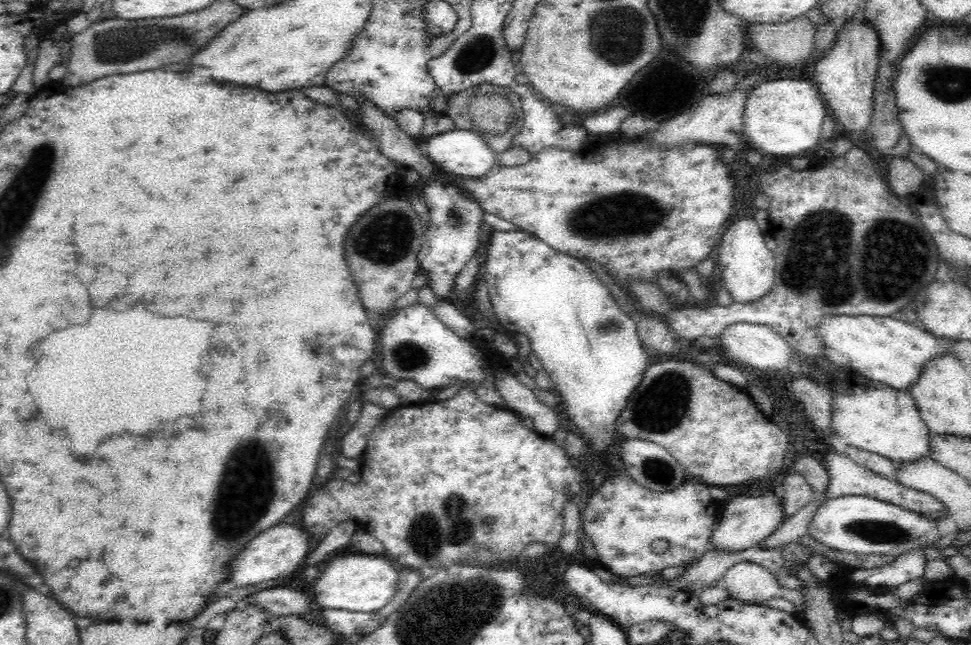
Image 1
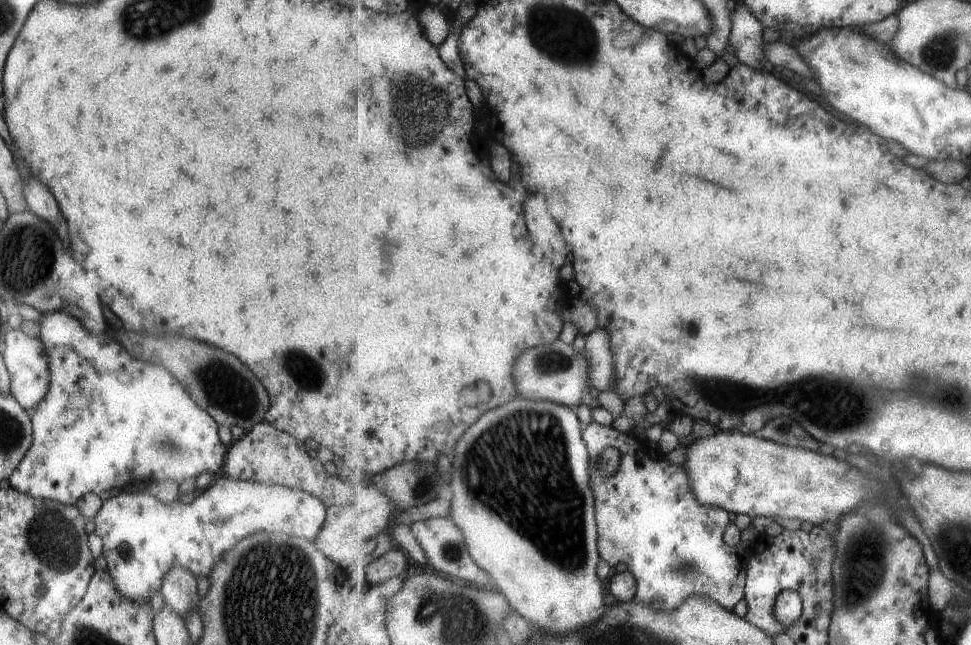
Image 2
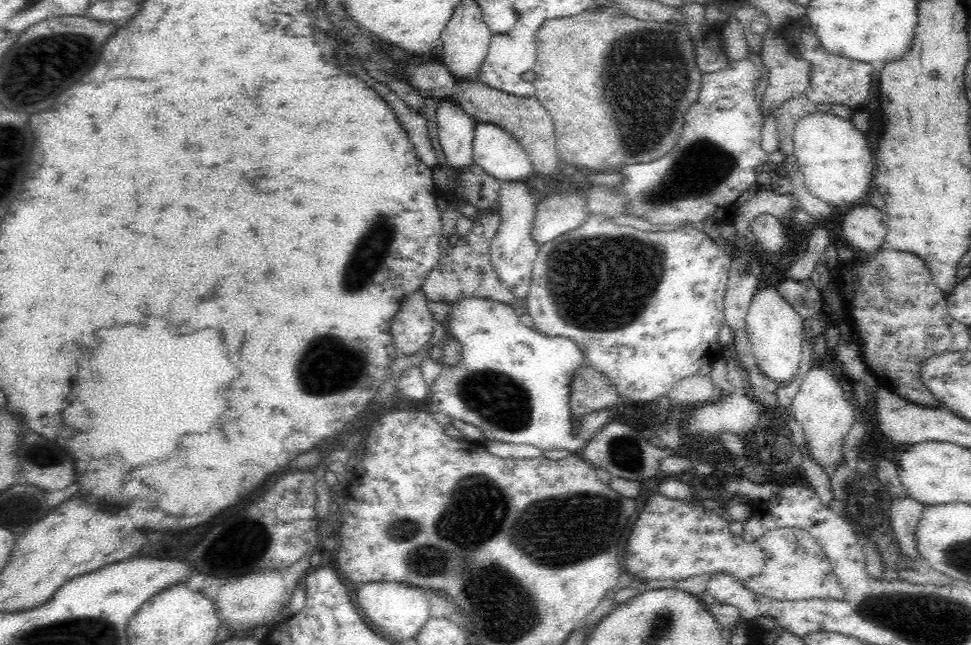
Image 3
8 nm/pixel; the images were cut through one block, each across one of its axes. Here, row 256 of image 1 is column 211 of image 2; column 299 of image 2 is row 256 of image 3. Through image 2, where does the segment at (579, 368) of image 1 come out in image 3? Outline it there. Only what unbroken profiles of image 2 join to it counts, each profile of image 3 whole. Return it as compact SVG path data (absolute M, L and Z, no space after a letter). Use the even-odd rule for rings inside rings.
M502 181L499 202L500 228L496 232L490 246L491 264L499 280L523 302L528 296L531 283L533 265L538 254L539 246L532 240L530 231L536 216L537 201L528 189L529 183L522 181Z

